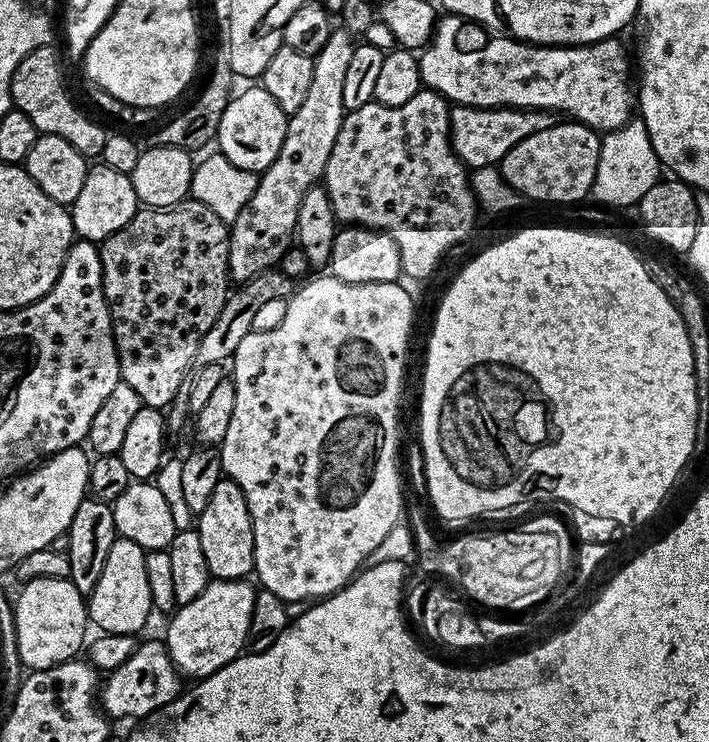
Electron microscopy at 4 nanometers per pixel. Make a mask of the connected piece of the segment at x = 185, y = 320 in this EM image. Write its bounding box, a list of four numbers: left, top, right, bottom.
[99,198,230,410]

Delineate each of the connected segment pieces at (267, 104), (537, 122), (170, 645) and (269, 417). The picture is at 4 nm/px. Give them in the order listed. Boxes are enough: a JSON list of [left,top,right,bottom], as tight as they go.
[[215,86,288,173],[448,104,554,169],[166,579,257,678],[220,274,412,602]]

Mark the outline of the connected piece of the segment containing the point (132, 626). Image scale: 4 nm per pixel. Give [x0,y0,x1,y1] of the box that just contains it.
[86,538,154,634]

